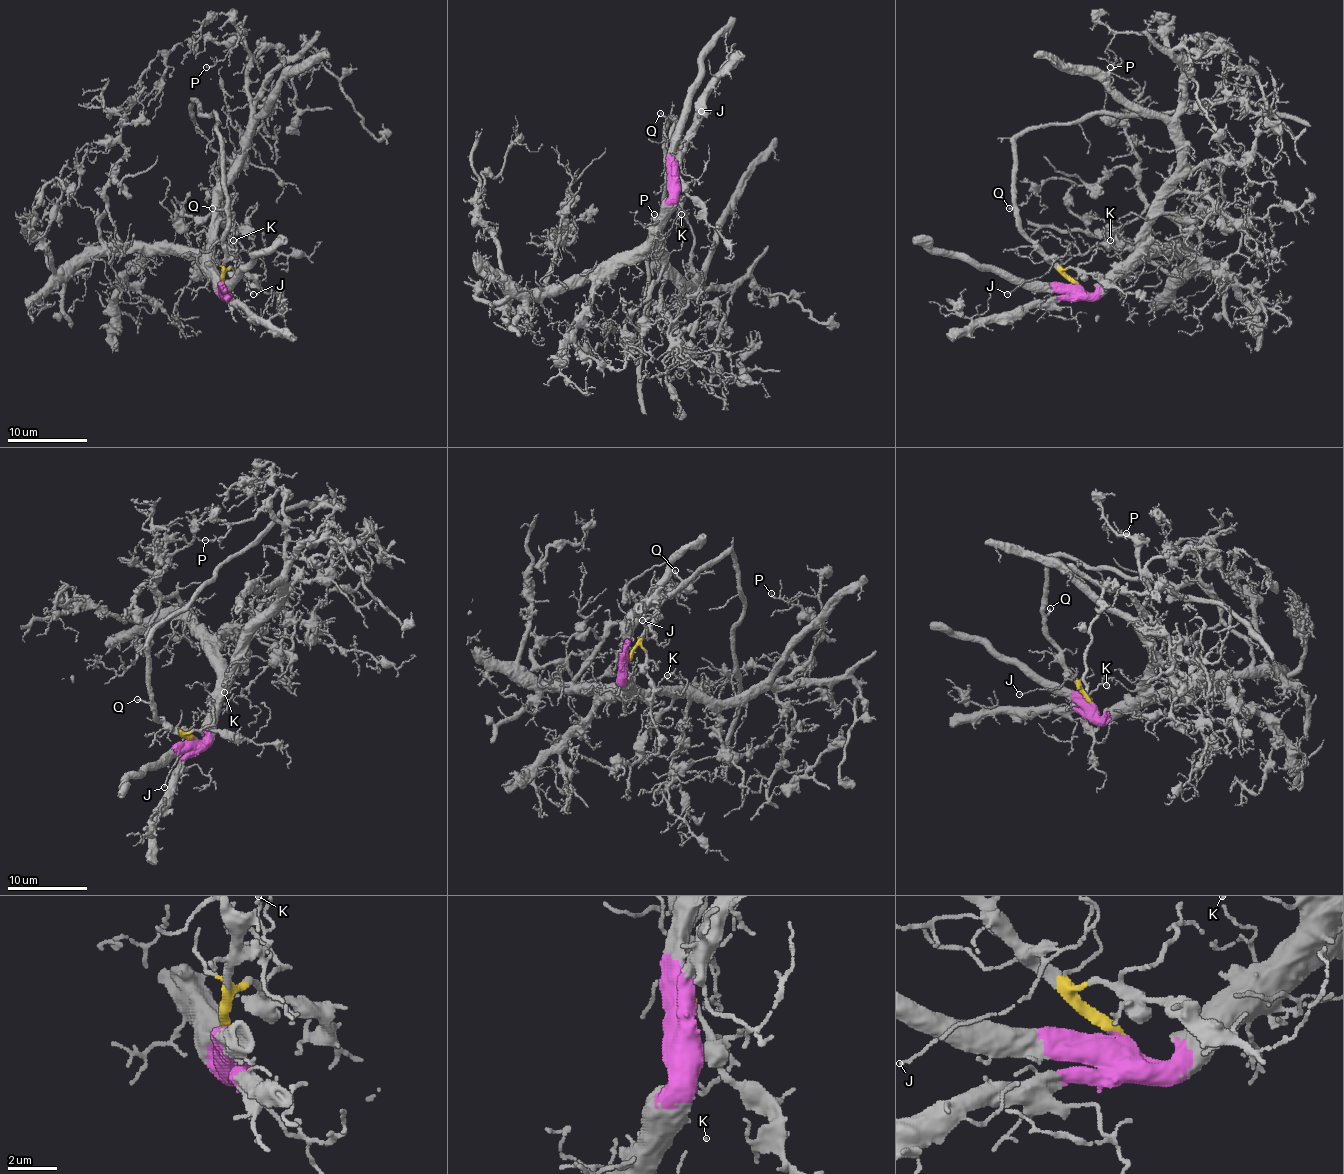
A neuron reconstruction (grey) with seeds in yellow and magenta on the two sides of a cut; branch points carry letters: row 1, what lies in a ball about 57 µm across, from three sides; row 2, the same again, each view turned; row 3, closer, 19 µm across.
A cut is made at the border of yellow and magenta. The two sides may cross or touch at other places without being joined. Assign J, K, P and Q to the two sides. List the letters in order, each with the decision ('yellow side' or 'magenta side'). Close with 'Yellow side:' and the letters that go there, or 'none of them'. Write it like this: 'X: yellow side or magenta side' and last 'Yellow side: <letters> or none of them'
J: yellow side
K: magenta side
P: magenta side
Q: yellow side
Yellow side: J, Q

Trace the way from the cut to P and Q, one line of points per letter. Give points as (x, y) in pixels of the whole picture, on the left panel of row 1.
P: (221, 284), (213, 264), (213, 200), (239, 164), (249, 122), (245, 32), (221, 60), (205, 66)
Q: (221, 284), (227, 214), (211, 208)

